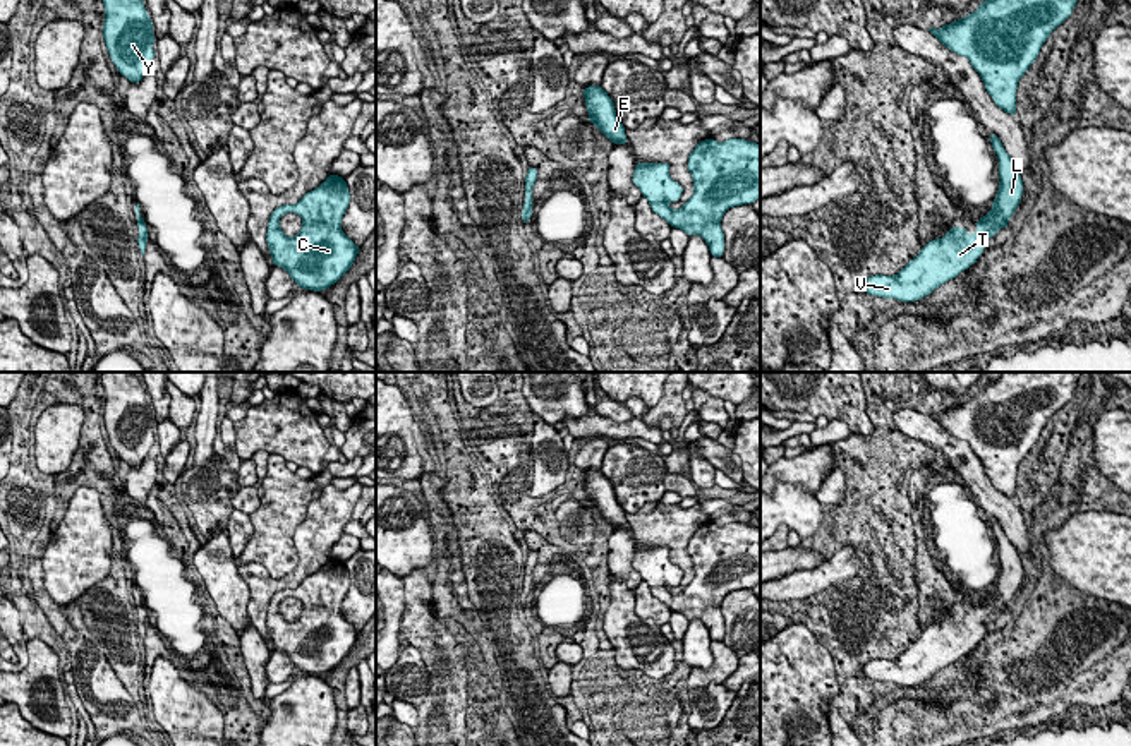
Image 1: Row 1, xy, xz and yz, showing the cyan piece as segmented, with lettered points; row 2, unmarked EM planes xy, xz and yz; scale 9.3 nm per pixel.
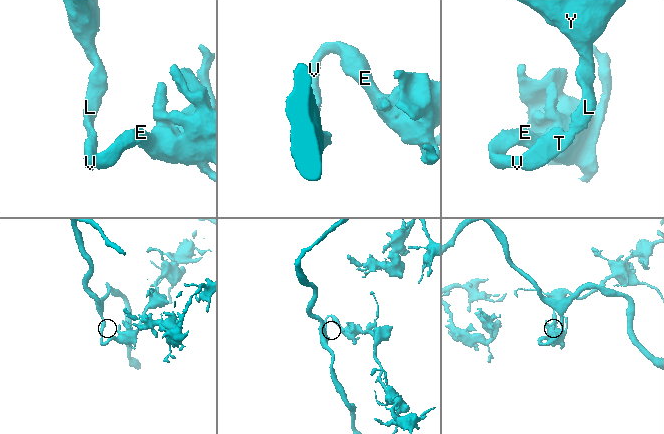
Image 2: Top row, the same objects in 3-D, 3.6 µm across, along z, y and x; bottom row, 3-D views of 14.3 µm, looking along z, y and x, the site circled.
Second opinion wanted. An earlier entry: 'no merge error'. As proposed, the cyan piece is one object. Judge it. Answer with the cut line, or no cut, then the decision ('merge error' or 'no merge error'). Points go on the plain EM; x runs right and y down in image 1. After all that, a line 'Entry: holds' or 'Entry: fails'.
no cut; no merge error
Entry: holds

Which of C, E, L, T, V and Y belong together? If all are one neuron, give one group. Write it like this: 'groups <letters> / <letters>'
groups C E L T V Y

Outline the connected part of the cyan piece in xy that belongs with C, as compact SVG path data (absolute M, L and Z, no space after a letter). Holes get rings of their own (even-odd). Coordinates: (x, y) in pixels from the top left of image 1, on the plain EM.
M331 557L297 588L276 592L266 617L273 652L283 652L295 669L305 674L323 676L335 669L360 635L342 614L348 588L345 563ZM287 597L302 602L302 612L295 621L287 621L280 612L280 602Z

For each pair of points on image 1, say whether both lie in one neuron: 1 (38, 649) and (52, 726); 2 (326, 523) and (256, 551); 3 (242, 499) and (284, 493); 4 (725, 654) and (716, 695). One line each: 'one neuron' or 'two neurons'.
1: one neuron
2: two neurons
3: two neurons
4: two neurons

